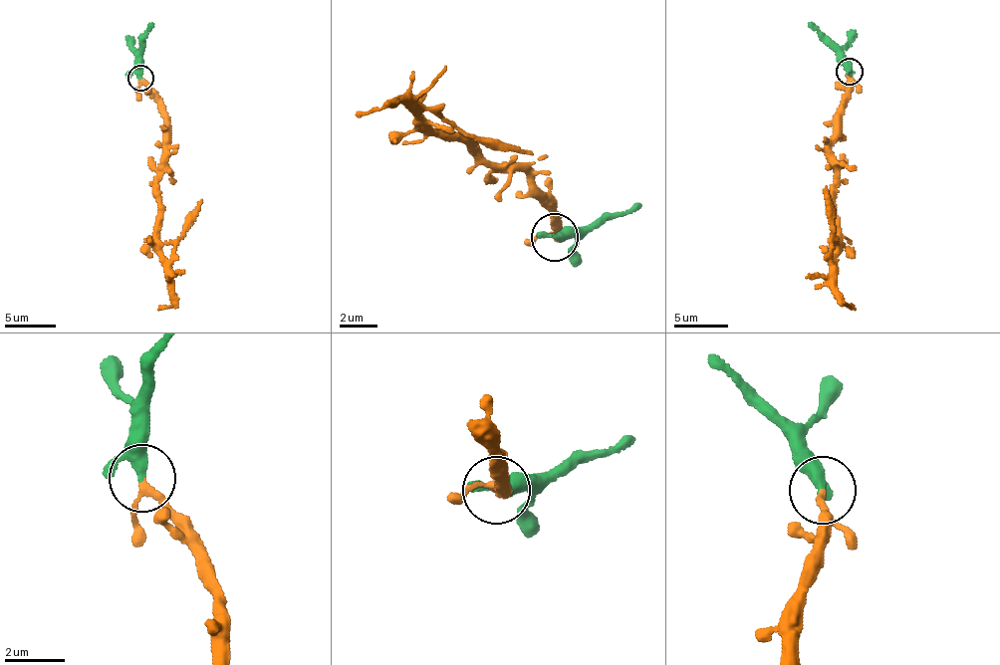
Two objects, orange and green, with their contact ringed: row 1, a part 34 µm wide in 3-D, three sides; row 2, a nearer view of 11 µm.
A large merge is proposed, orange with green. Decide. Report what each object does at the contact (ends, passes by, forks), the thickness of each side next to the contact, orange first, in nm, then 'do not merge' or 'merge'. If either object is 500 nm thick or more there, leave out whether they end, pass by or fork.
orange passes by; green passes by; 190 nm thick on the orange side, 280 nm on the other; merge

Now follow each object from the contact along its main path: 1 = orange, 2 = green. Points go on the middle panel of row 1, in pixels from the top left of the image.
1: (556, 238), (554, 207), (528, 191), (523, 171), (507, 161), (483, 156), (391, 99), (354, 115)
2: (556, 238), (570, 238), (640, 205)

